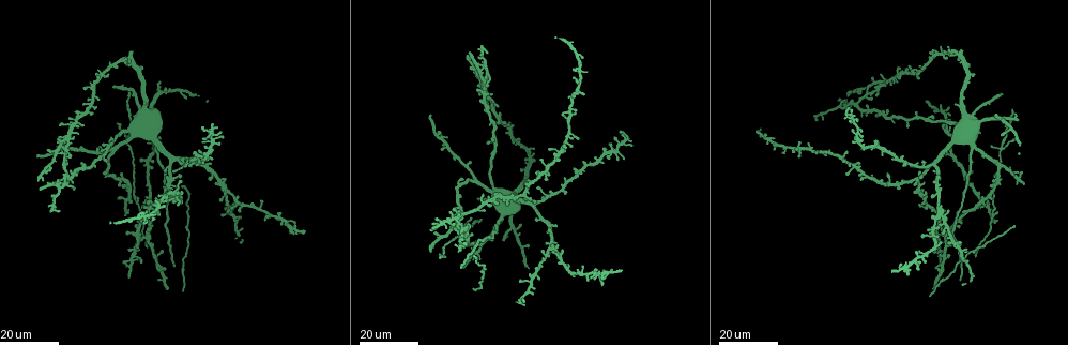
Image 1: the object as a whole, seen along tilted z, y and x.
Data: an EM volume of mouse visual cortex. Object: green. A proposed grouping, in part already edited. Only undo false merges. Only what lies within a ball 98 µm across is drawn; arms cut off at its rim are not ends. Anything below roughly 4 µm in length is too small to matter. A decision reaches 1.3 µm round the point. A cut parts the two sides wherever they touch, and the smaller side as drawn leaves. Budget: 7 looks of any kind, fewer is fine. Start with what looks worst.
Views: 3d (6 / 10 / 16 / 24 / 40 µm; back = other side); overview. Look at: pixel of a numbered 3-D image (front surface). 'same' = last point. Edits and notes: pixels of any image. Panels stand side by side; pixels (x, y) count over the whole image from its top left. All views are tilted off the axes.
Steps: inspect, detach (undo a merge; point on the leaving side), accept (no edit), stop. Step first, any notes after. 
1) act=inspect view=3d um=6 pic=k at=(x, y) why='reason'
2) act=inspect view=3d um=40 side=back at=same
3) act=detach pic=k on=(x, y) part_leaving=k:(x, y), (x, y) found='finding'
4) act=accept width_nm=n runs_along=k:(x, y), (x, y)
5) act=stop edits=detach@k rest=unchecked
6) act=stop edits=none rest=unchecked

act=inspect view=3d um=16 pic=1 at=(213, 130) why='thick turns thin'

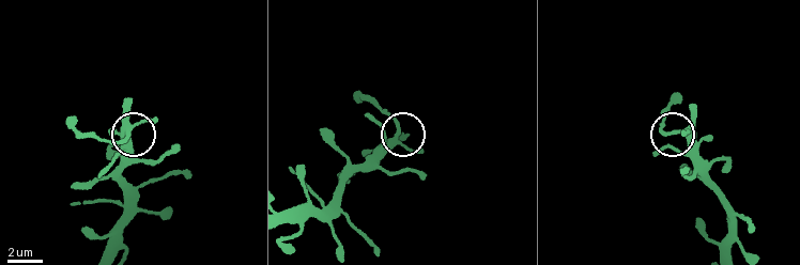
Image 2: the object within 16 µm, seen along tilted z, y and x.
act=inspect view=3d um=10 pic=2 at=(127, 127) why='zoom in'

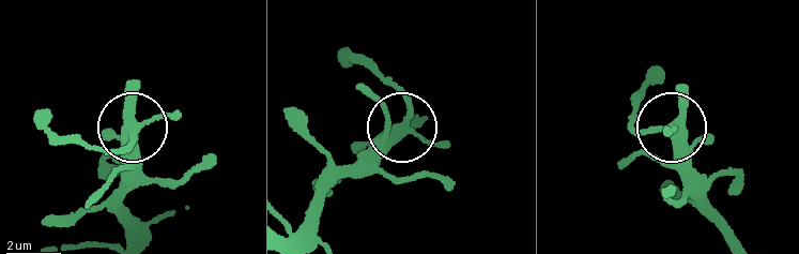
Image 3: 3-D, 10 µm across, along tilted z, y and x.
act=accept runs_along=3:(736, 239), (708, 207), (679, 134), (635, 132), (627, 118) found='all the same neuron'

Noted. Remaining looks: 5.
act=inspect view=3d um=16 pic=1 at=(63, 183) why='four-way junction'

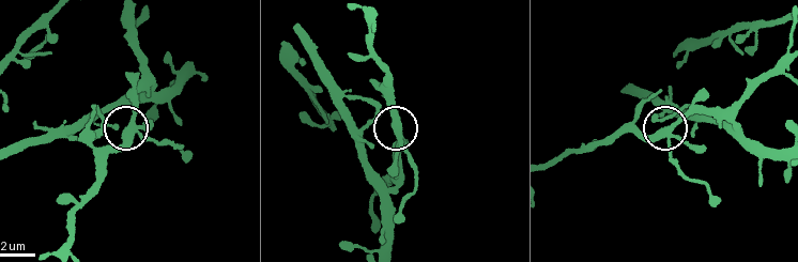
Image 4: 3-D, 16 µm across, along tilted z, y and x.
act=inspect view=3d um=10 pic=4 at=(666, 134)

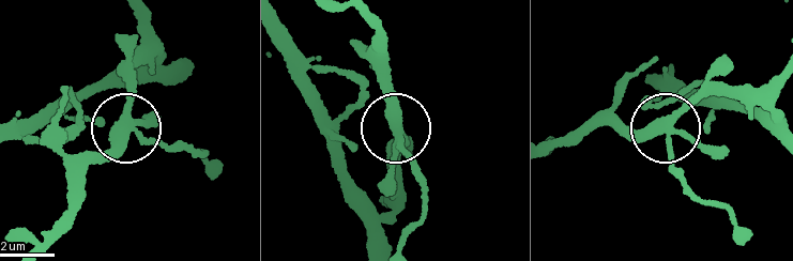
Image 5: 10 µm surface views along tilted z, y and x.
act=accept arms=4 runs_along=5:(382, 242), (397, 132), (420, 183) found='all the same neuron'

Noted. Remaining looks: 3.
act=inspect view=3d um=24 pic=1 at=(547, 194) why='small branch off a trunk'

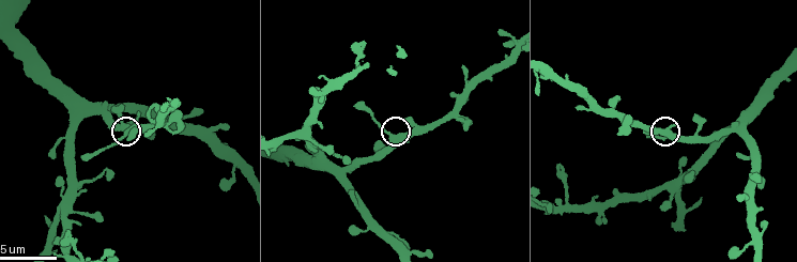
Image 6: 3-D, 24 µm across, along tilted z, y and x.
act=inspect view=3d um=6 pic=6 at=(393, 138) why='closer look'

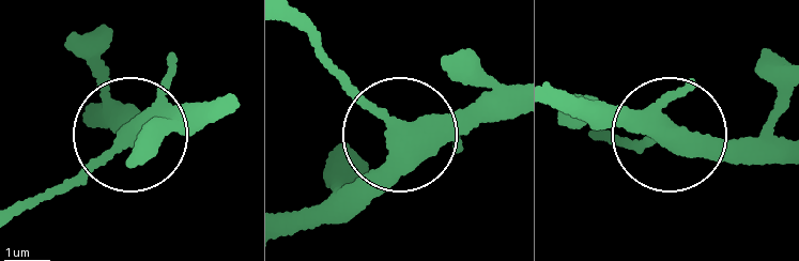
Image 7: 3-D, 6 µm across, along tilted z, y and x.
act=accept width_nm=390 found='one neuron here'

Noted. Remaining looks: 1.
act=stop edits=none rest=unchecked

